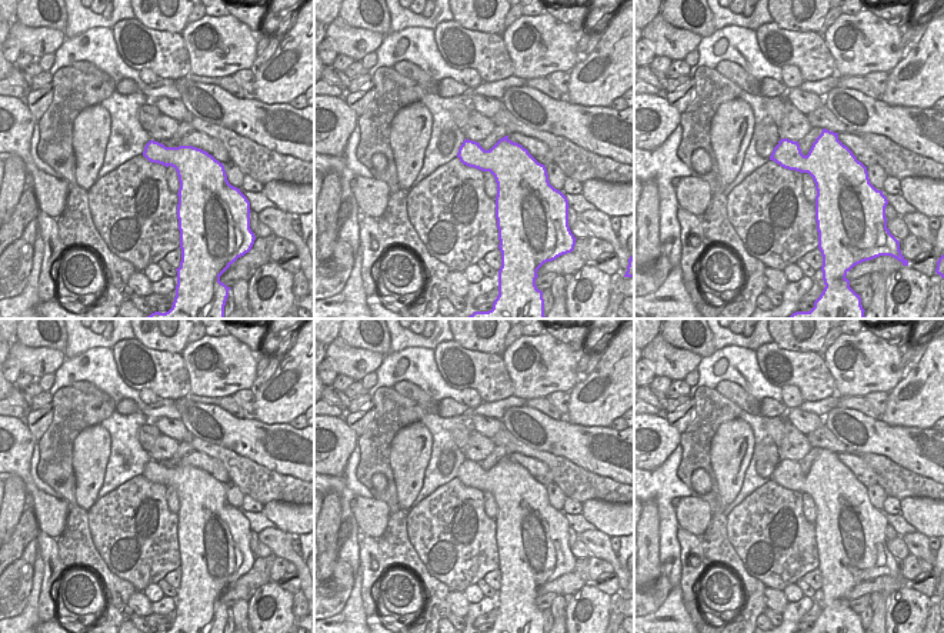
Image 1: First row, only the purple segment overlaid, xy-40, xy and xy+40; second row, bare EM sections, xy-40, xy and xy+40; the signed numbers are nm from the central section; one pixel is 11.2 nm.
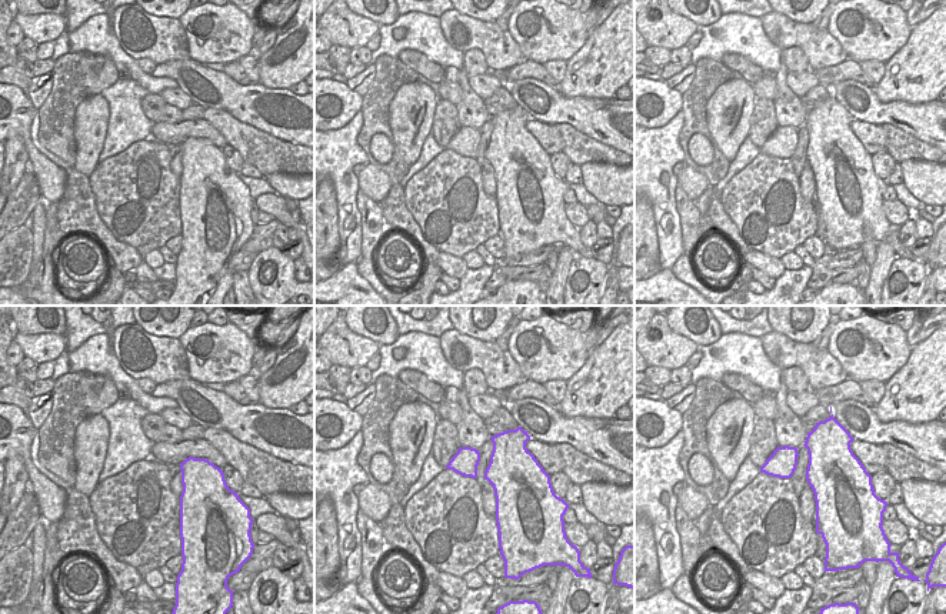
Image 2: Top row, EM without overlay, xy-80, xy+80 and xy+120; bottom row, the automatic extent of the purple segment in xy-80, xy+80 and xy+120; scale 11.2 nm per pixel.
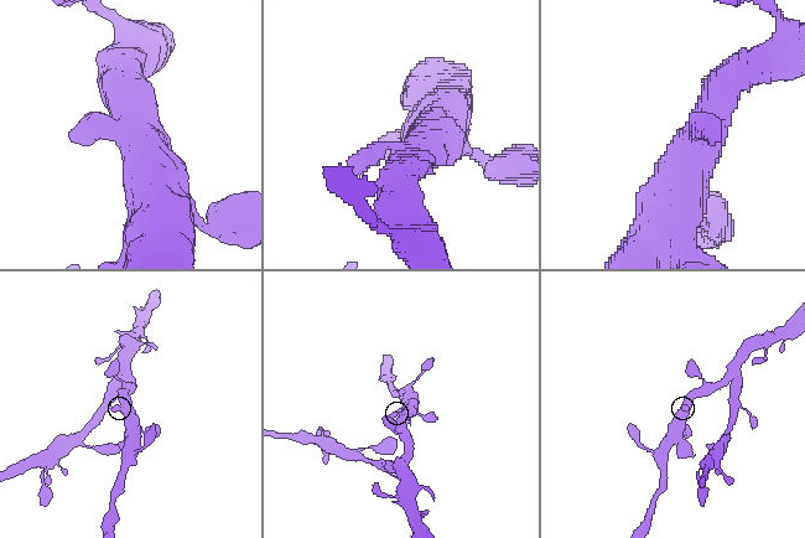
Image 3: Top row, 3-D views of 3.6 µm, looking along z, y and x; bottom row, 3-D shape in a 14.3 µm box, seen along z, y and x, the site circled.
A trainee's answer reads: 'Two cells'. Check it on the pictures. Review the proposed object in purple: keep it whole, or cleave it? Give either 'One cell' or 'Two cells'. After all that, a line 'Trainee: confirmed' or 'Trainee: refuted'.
One cell
Trainee: refuted

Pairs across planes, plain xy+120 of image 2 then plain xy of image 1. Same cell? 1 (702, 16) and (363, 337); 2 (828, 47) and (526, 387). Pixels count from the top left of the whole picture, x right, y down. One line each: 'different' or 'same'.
1: same
2: different

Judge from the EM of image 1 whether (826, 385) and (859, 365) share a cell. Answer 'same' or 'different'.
different

